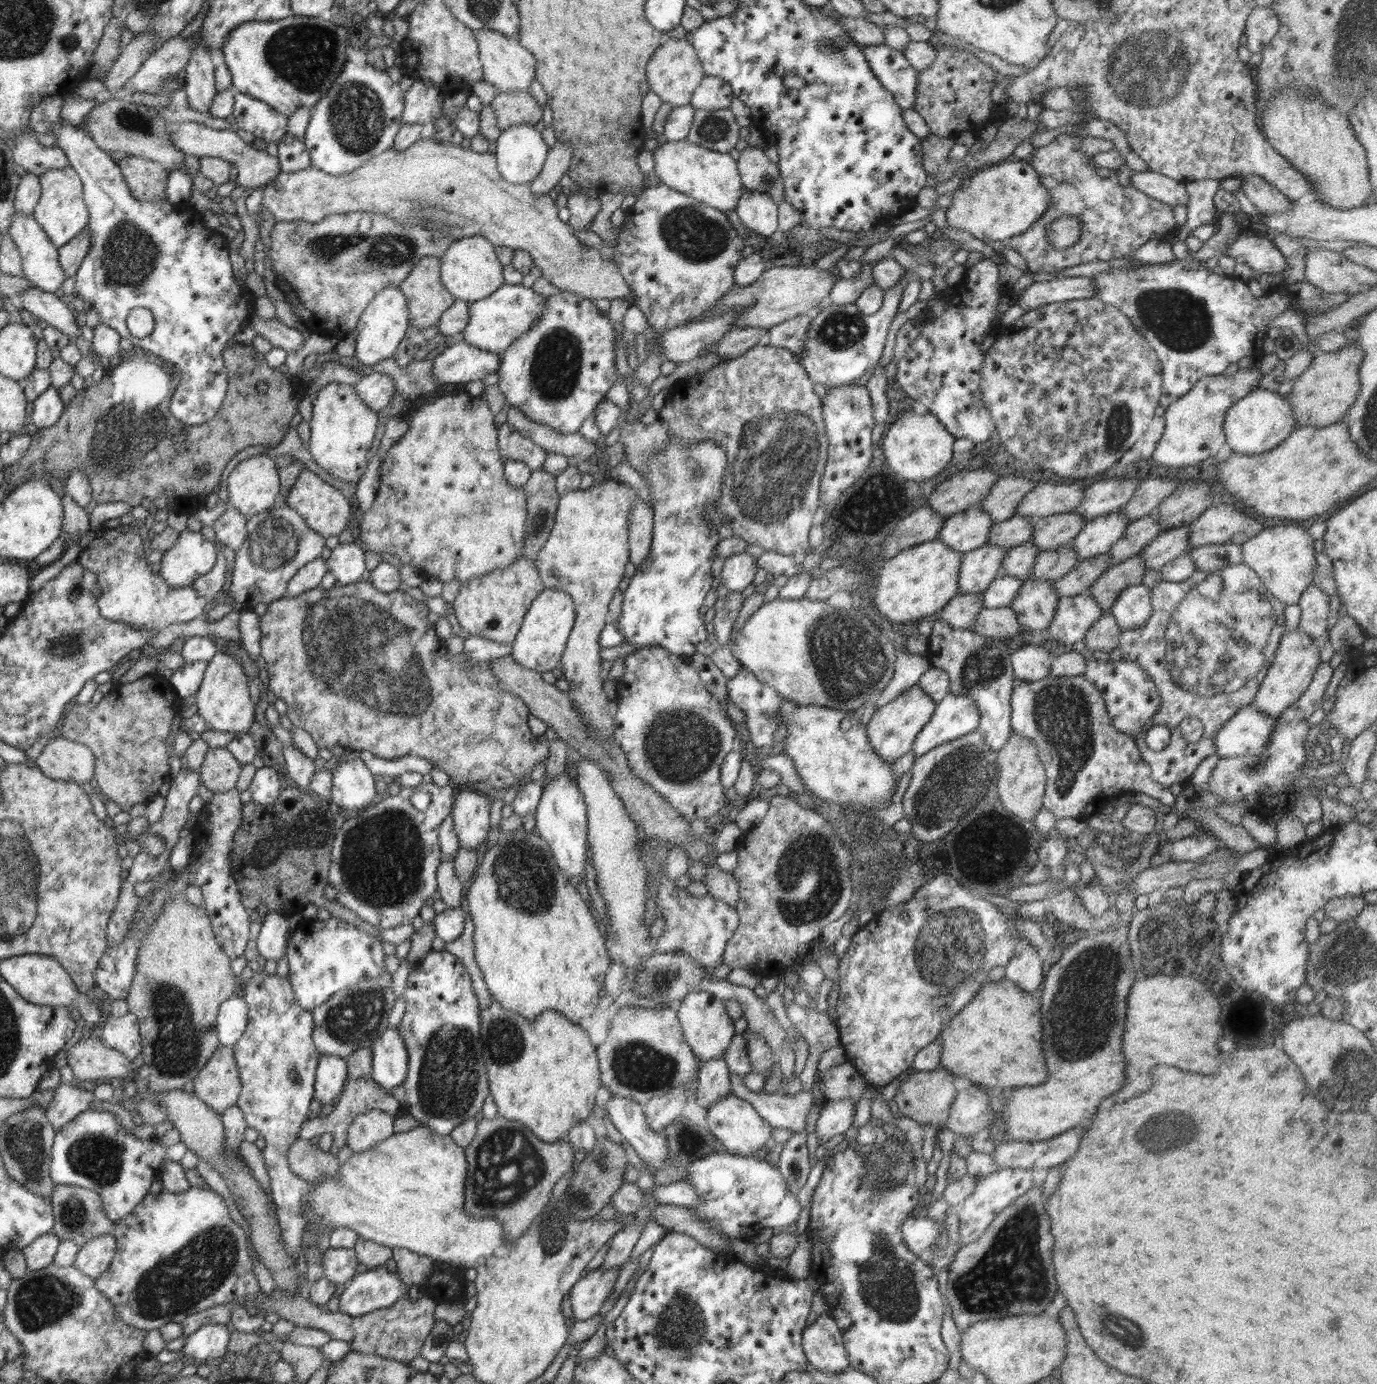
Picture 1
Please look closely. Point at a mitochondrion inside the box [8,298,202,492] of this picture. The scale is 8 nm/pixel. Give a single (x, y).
(128, 430)

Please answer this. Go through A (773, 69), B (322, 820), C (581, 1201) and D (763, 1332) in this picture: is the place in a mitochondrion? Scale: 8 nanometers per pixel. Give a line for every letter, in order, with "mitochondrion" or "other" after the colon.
A: other
B: other
C: mitochondrion
D: other

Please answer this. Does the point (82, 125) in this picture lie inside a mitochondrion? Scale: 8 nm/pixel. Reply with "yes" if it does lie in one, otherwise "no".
no

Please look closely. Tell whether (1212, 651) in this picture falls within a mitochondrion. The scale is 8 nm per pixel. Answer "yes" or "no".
yes

